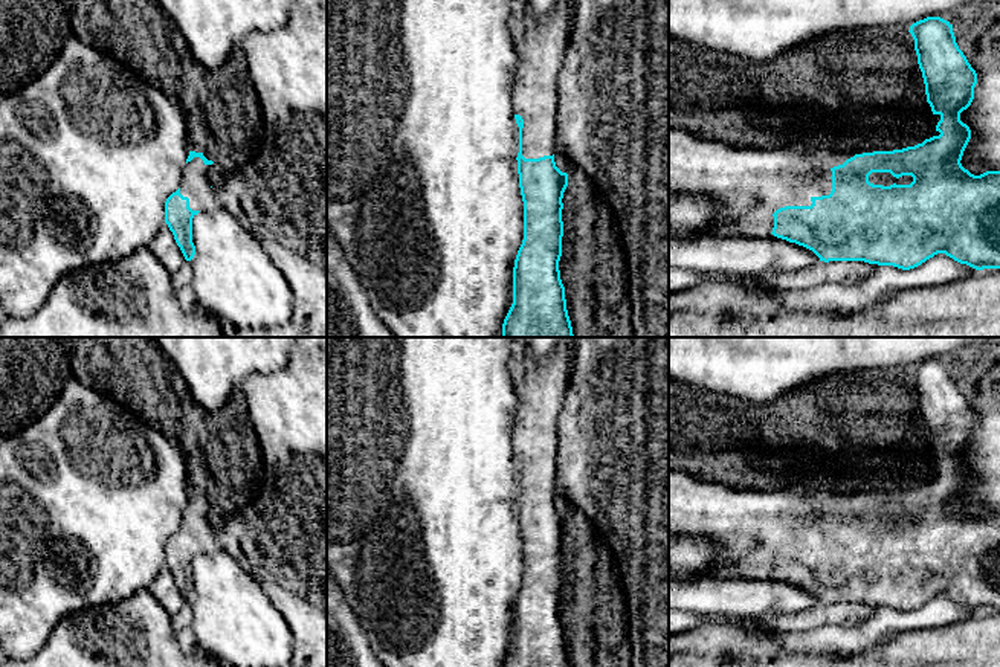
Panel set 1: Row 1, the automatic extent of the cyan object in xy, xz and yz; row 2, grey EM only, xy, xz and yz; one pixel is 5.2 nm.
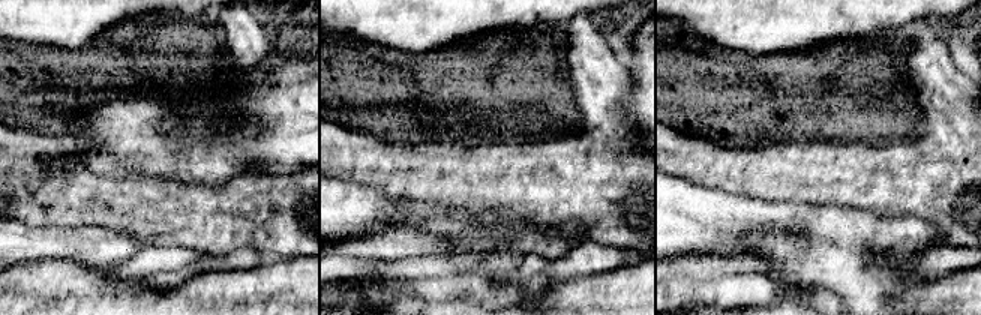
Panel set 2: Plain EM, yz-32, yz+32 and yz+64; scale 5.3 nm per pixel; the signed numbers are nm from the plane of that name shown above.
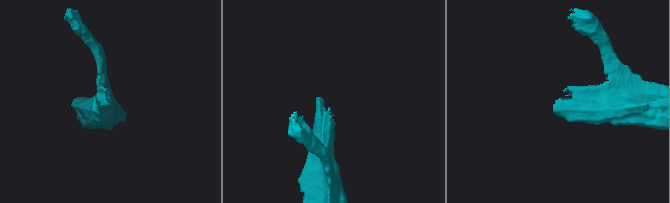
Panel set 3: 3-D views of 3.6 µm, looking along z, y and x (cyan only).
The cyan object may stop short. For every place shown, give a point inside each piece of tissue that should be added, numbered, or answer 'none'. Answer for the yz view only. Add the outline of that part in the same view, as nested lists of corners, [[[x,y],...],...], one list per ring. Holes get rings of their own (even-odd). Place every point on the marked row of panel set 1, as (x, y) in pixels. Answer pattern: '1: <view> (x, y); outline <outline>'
1: yz (762, 180); outline [[[669,128],[669,192],[701,194],[739,211],[774,214],[829,195],[831,177],[831,169],[811,166],[792,150],[733,148]]]

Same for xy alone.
1: xy (194, 183); outline [[[194,157],[183,168],[180,194],[189,198],[189,208],[192,211],[211,212],[221,208],[218,192],[209,183],[209,166],[200,157]]]

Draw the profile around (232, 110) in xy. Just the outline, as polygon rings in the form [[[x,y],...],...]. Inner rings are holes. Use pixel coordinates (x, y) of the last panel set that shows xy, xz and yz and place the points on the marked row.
[[[240,47],[212,72],[203,110],[214,147],[237,156],[247,156],[258,148],[263,139],[263,113]]]

